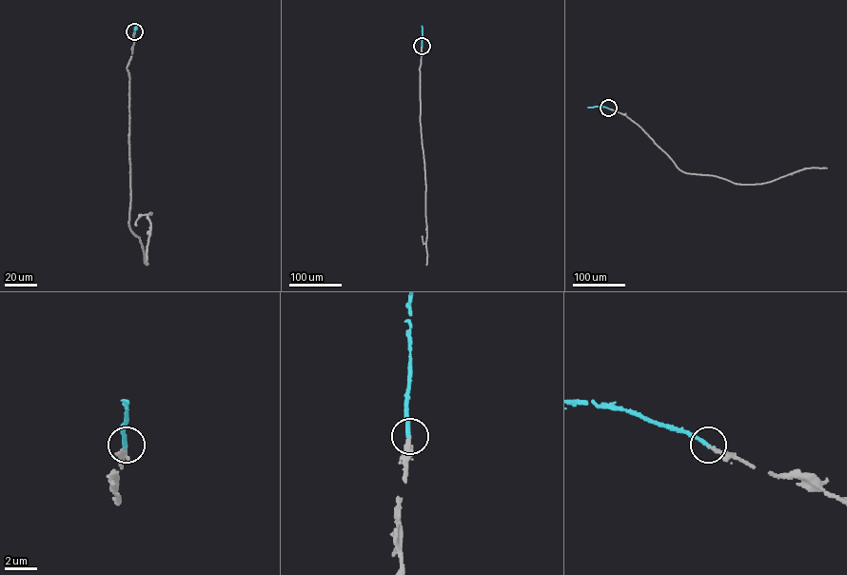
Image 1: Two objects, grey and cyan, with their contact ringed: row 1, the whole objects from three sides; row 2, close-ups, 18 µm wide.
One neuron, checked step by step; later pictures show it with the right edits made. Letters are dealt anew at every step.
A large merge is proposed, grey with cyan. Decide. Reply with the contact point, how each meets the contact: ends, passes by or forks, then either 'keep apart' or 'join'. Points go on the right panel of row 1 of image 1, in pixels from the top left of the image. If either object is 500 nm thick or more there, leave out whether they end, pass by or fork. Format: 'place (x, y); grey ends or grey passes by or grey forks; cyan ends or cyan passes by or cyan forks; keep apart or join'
place (608, 108); grey ends; cyan ends; join

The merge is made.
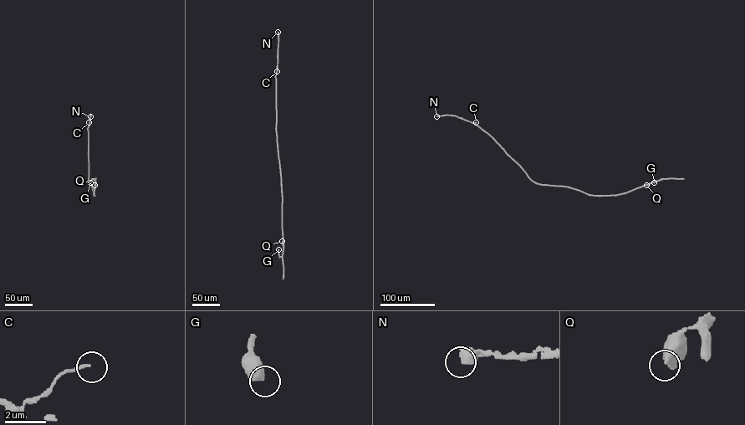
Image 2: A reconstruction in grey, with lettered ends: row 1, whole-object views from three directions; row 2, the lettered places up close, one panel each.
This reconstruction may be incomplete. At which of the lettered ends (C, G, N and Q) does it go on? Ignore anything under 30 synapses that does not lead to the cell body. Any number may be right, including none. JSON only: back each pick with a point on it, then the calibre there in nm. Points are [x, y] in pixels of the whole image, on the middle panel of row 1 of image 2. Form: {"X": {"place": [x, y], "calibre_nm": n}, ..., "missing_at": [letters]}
{"missing_at": []}

